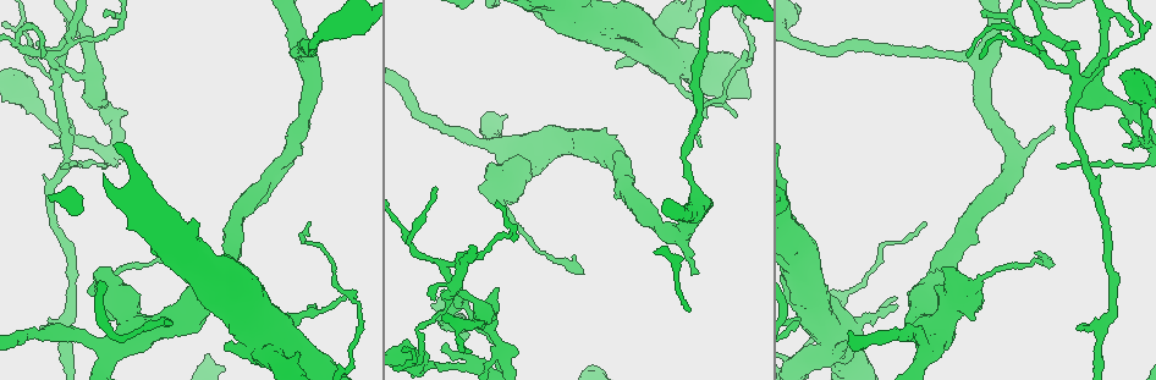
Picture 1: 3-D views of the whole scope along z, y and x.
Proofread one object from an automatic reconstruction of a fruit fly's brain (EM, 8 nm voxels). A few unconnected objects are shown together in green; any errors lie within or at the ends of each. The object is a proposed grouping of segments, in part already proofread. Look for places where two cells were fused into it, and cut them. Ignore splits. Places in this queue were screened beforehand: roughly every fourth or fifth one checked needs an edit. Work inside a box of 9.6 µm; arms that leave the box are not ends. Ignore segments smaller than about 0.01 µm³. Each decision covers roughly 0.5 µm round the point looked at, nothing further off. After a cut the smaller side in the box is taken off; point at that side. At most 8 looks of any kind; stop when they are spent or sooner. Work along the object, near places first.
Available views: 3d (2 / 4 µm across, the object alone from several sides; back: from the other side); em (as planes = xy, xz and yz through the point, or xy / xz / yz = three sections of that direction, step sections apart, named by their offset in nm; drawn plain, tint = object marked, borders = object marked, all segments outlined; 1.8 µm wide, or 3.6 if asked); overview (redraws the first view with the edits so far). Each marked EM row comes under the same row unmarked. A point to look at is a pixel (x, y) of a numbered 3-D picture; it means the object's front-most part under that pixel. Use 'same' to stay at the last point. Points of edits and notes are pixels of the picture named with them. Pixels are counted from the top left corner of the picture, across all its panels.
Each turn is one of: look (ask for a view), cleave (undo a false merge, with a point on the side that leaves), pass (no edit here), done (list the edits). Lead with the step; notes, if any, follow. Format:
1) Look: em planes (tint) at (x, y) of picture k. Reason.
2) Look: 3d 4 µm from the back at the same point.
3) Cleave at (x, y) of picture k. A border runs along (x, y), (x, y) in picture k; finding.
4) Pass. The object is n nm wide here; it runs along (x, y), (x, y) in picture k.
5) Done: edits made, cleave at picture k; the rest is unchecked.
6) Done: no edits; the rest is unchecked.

Look: em yz step 16 (tint) at (75, 165) of picture 1. Sharp bend.

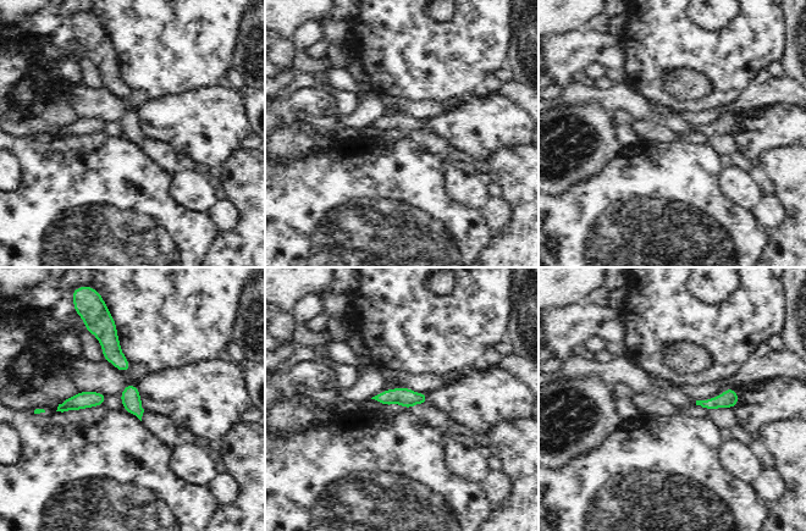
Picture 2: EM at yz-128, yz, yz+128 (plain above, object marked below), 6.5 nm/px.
Look: em planes (tint) at the same point.

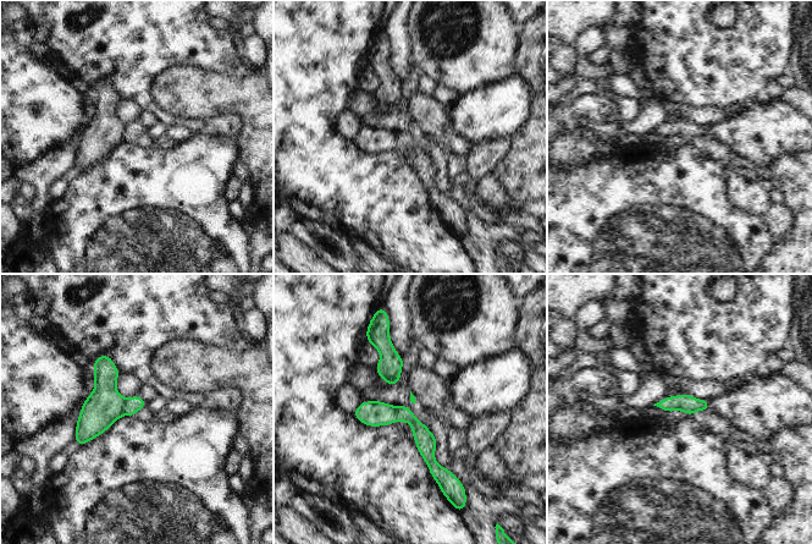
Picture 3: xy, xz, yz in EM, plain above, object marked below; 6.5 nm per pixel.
Cleave at (132, 405) of picture 3. Two cells meet here.

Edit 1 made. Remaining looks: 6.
Look: overview.

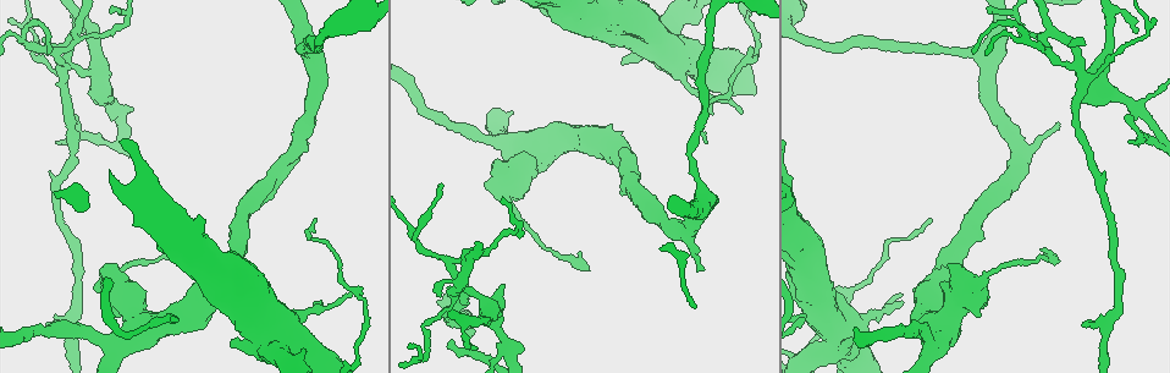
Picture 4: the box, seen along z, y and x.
Look: 3d 2 µm at (565, 256) of picture 4. Thick turns thin.

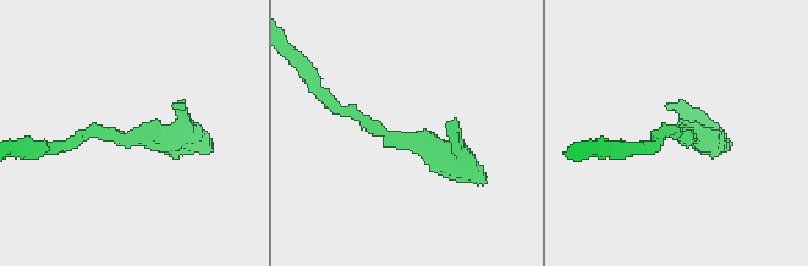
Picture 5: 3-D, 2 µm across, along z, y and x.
Look: em xy step 8 (tint) at (406, 142) of picture 5.

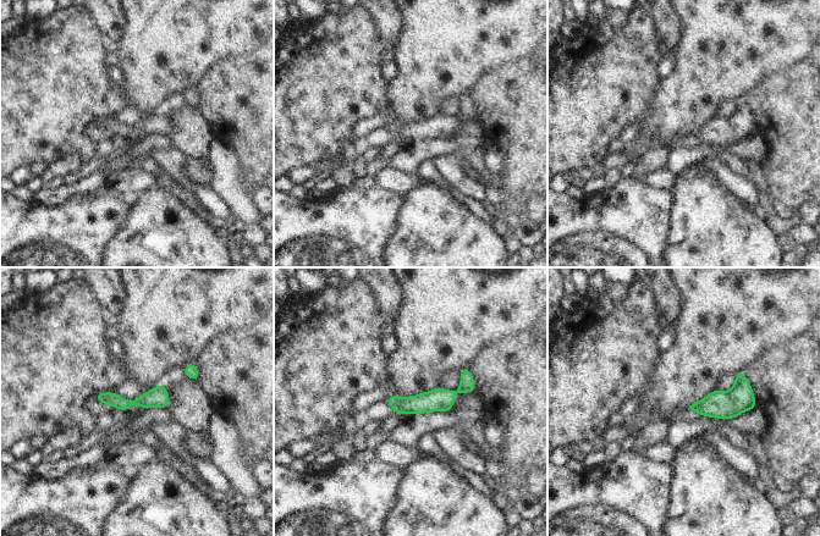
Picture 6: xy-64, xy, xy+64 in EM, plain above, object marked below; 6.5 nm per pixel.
Pass. It runs along (467, 371), (466, 382), (444, 399), (390, 402) in picture 6; one cell here.

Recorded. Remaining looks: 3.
Look: 3d 4 µm at (1077, 64) of picture 4. Thin arm on a thick one.

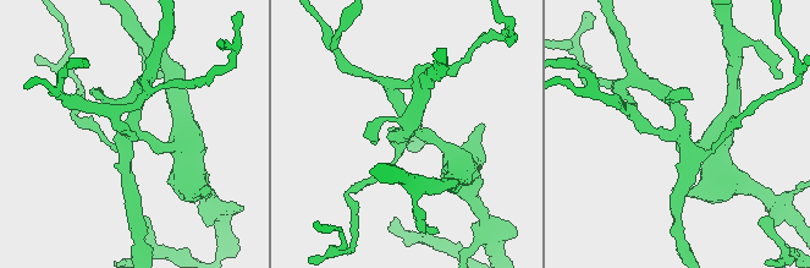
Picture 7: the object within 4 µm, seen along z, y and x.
Look: em xy step 4 (tint) at (406, 133) of picture 7.

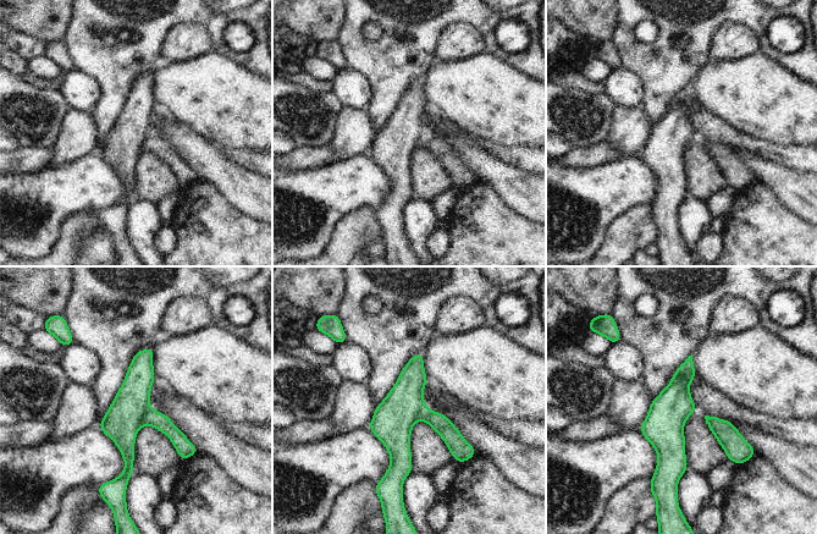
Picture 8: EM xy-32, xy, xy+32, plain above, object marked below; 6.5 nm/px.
Look: em planes (tint) at the same point.

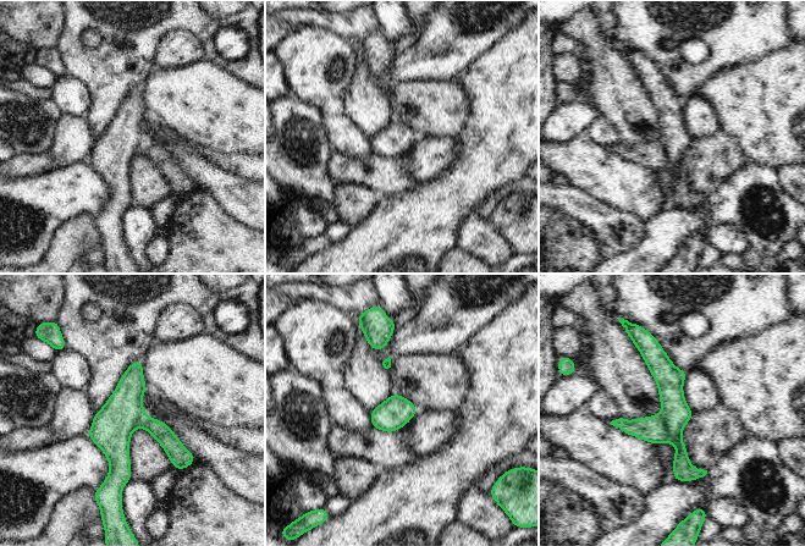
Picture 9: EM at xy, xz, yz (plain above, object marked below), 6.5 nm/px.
Cleave at (674, 411) of picture 9. The object is 200 nm wide here; a border runs along (660, 414), (666, 429), (665, 441) in picture 9; two cells meet here.

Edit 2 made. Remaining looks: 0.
Done: edits made, cleave at picture 3, cleave at picture 9; the rest is unchecked.

